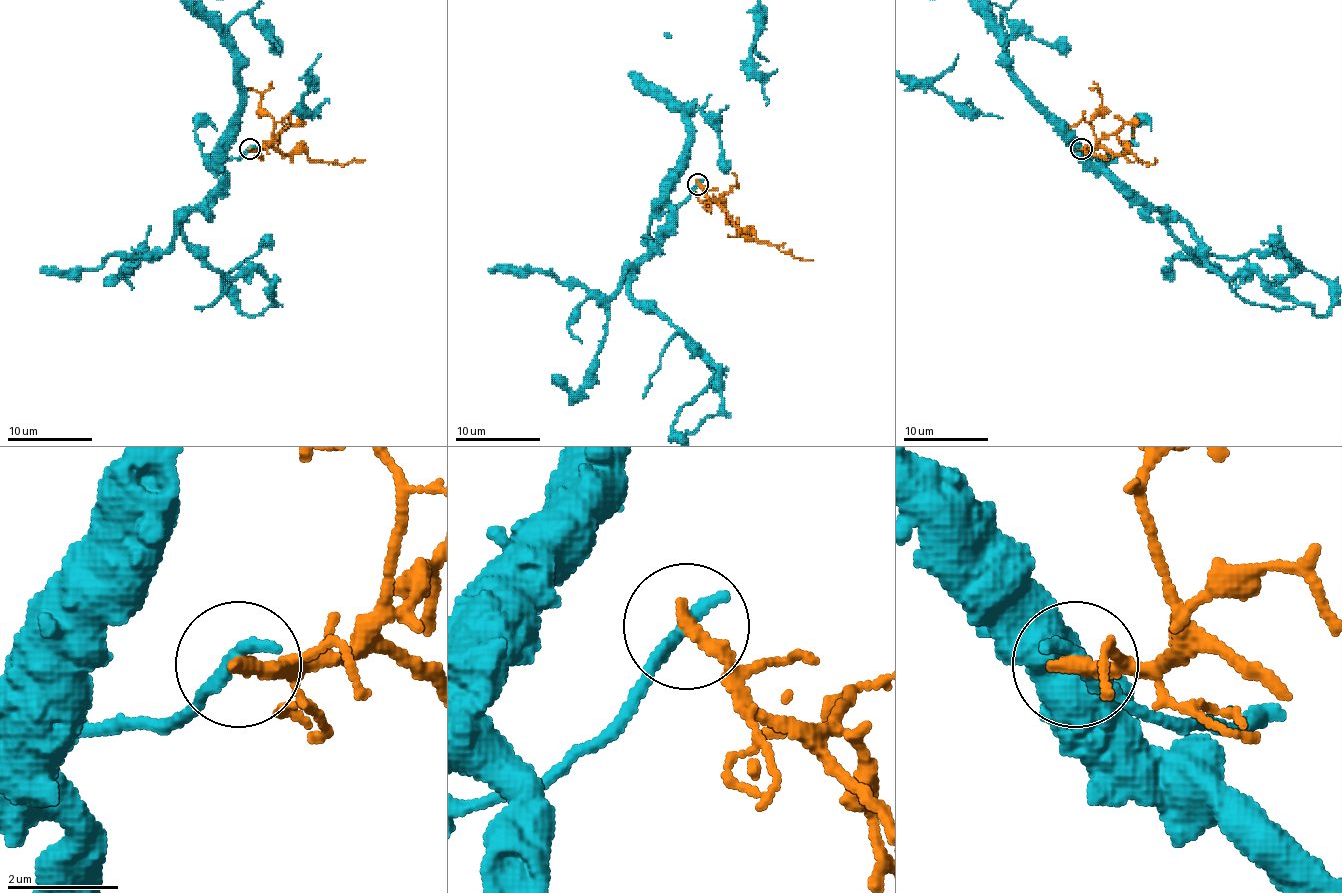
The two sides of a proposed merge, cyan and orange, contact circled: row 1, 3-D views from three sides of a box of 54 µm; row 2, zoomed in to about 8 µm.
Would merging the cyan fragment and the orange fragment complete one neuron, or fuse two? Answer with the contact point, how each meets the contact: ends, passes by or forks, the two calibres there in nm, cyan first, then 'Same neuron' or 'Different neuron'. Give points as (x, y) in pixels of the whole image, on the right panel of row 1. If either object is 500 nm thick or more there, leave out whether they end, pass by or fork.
Place: (1081, 149). At the ring cyan ends. At the ring orange ends. Thickness 320 nm (cyan) against 300 nm. Different neuron

